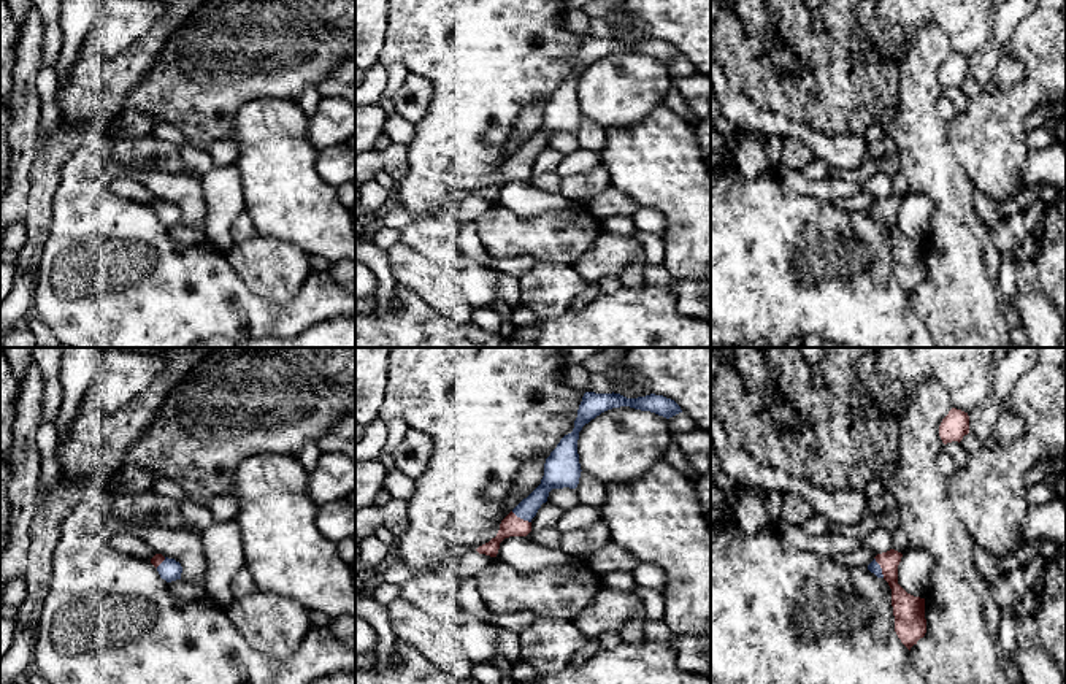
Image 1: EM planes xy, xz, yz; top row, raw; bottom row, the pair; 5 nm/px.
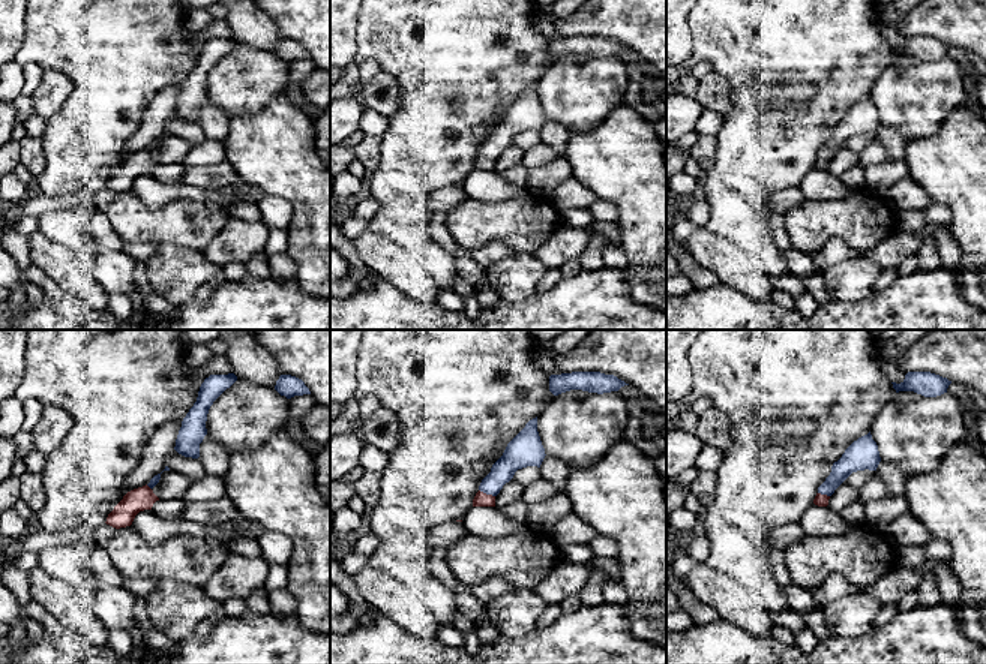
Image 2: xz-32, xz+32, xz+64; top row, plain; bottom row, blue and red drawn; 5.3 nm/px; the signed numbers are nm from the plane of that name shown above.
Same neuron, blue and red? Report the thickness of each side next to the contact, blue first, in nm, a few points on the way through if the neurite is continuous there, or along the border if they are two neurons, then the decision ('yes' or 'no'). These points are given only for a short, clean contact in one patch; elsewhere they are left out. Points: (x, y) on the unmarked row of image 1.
100 nm thick on the blue side, 110 nm on the other; runs through xz (527, 153), (521, 162), (511, 170); yes

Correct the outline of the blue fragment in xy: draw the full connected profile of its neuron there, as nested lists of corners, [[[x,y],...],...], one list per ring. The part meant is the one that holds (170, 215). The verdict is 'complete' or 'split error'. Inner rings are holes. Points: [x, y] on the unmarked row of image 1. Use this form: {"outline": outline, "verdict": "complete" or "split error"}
{"outline": [[[155,198],[151,203],[151,208],[157,213],[162,224],[167,227],[181,224],[182,211],[174,203],[163,202],[162,198]]], "verdict": "split error"}

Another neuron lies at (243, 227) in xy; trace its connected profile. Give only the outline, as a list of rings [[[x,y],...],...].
[[[246,211],[240,213],[232,225],[233,241],[240,243],[255,235],[257,232],[251,216]]]

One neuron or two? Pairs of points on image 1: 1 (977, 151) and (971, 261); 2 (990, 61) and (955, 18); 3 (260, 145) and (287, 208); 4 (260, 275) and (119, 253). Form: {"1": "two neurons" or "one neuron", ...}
{"1": "two neurons", "2": "one neuron", "3": "one neuron", "4": "two neurons"}

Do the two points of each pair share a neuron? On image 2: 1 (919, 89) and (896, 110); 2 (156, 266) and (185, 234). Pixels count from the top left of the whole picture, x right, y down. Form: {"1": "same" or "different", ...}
{"1": "same", "2": "different"}

